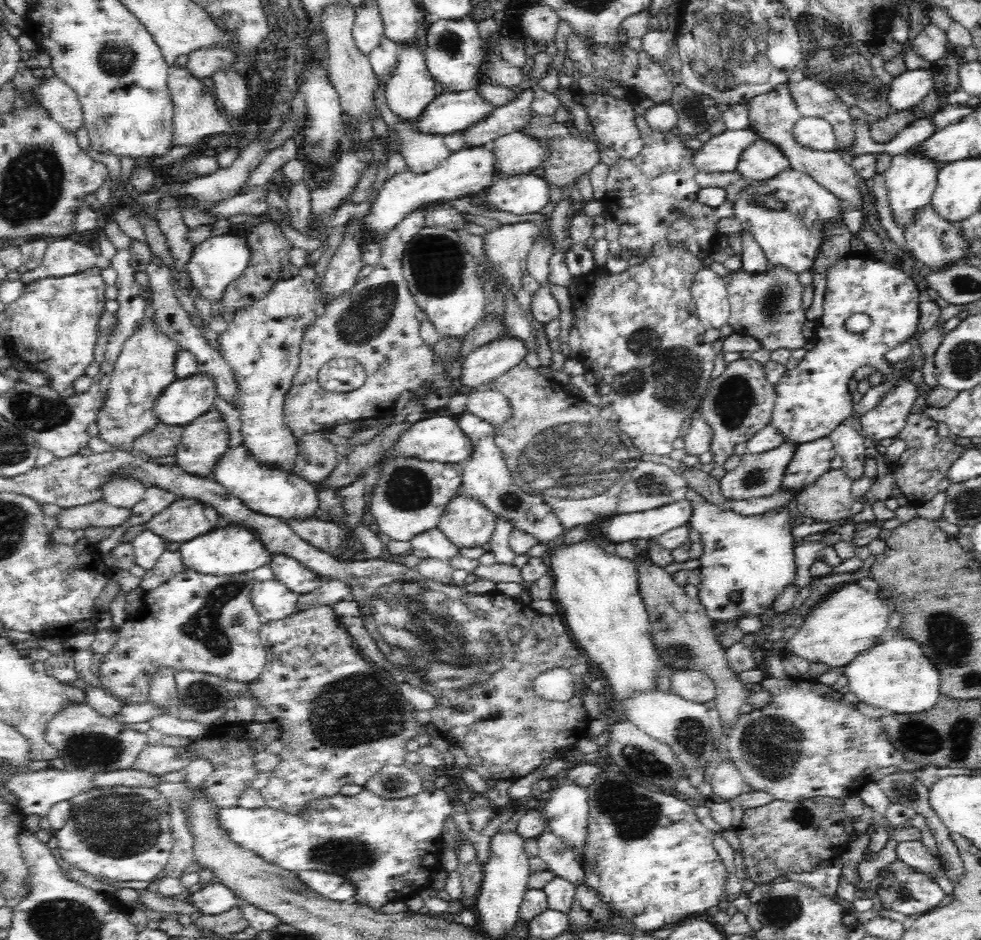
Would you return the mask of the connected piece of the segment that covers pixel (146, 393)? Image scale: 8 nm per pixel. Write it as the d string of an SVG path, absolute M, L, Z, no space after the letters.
M146 318L141 325L138 332L126 342L116 361L110 390L98 415L99 437L116 447L132 444L138 434L150 430L157 423L152 413L154 400L160 390L177 379L174 375L174 354L181 349L156 331L151 318Z

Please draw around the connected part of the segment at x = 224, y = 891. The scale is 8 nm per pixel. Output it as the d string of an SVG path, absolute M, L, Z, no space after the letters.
M221 882L195 887L190 891L188 900L201 910L202 914L218 914L226 912L240 904L240 898Z

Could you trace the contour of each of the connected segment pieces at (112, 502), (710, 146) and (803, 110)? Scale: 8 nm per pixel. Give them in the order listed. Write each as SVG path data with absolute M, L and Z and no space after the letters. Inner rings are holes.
M109 472L106 477L101 477L96 487L100 491L100 498L96 501L118 508L132 508L142 500L147 487L146 483L134 475Z
M748 128L723 131L711 136L707 142L701 143L698 150L692 151L690 163L699 173L716 174L734 171L739 154L742 154L746 145L756 139L756 133Z
M807 76L798 82L788 81L786 87L802 117L827 120L833 126L839 146L851 148L855 130L848 113L850 106L833 88Z

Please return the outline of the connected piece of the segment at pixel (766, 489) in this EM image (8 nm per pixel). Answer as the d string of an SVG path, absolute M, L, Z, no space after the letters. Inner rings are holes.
M784 441L780 448L766 452L766 454L745 453L741 456L738 466L722 476L720 480L722 496L725 500L750 500L772 496L782 483L786 466L795 453L795 449L795 445Z

